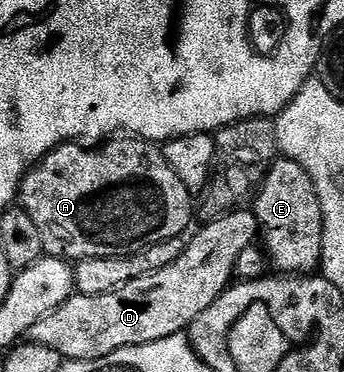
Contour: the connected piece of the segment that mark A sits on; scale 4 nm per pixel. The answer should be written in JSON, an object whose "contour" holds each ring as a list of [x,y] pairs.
{"contour":[[[113,137],[94,146],[97,147],[94,151],[88,151],[85,147],[88,146],[77,141],[61,144],[50,155],[46,155],[40,163],[29,168],[25,181],[21,185],[20,206],[24,207],[25,212],[31,217],[31,221],[35,221],[35,226],[39,228],[39,237],[45,246],[46,256],[66,261],[90,259],[91,257],[127,257],[128,255],[137,255],[140,251],[145,251],[168,239],[182,238],[186,234],[184,231],[188,229],[189,222],[193,219],[194,196],[187,189],[187,185],[183,185],[183,181],[179,181],[179,177],[175,177],[175,169],[171,169],[171,165],[167,165],[160,146],[136,137]]]}

